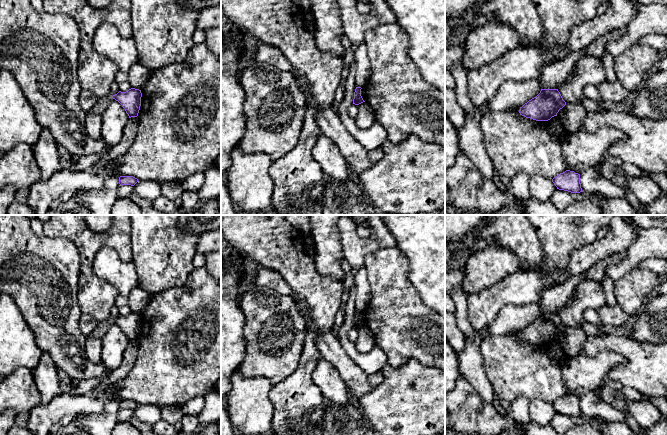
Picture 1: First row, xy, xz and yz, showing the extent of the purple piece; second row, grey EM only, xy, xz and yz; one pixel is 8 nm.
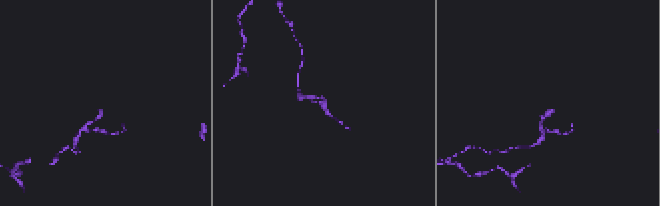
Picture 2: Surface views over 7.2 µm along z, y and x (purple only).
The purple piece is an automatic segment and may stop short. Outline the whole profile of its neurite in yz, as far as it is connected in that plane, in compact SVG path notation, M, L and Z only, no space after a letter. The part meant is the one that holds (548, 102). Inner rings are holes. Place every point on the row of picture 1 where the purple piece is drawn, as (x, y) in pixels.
M541 89L540 93L520 107L520 115L536 121L548 121L566 105L558 89Z

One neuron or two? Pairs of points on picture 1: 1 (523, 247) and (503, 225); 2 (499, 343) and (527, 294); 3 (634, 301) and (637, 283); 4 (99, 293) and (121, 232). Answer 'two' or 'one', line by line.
1: one
2: two
3: one
4: one

